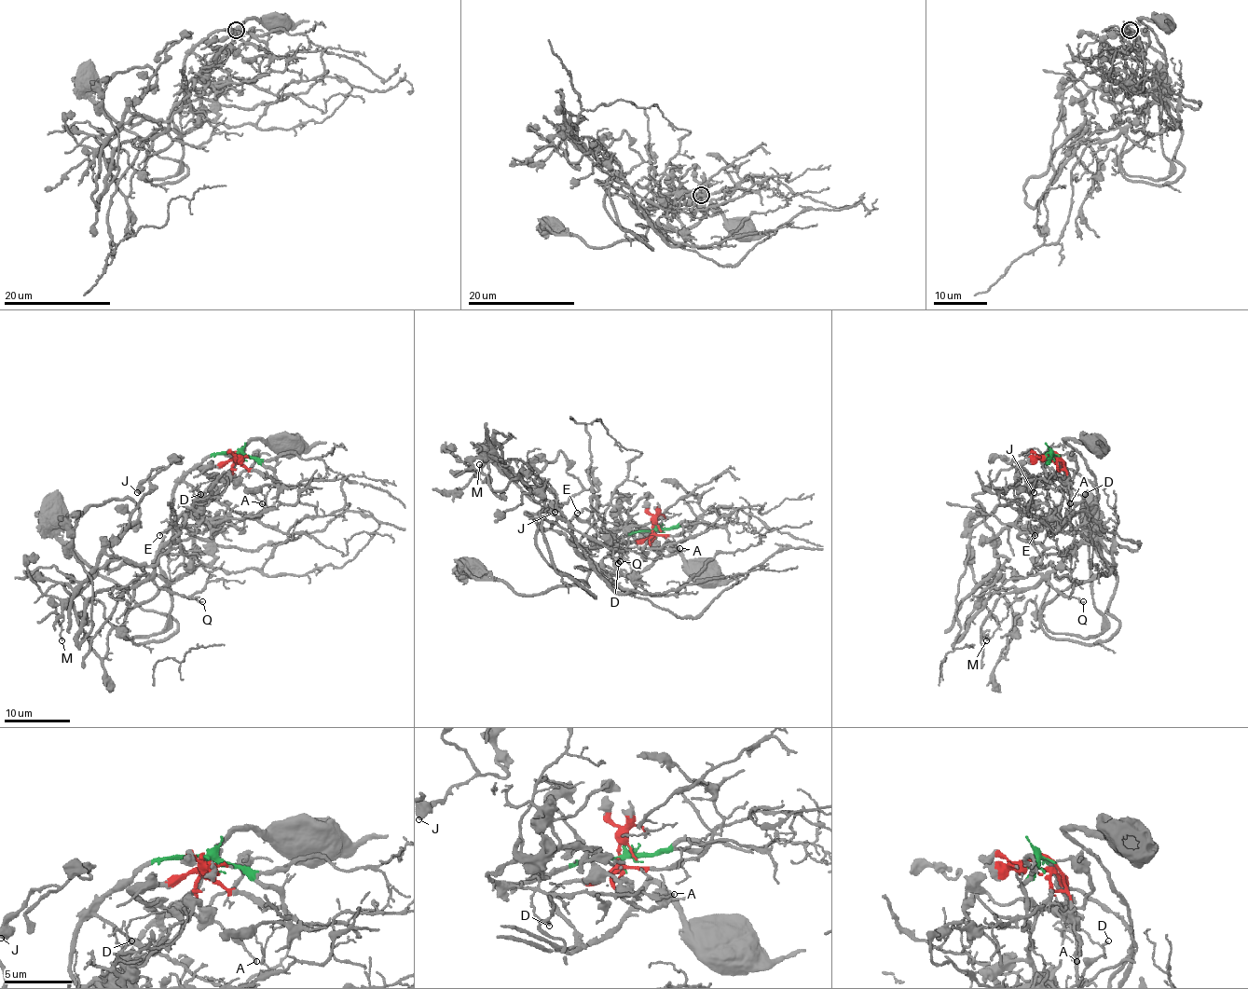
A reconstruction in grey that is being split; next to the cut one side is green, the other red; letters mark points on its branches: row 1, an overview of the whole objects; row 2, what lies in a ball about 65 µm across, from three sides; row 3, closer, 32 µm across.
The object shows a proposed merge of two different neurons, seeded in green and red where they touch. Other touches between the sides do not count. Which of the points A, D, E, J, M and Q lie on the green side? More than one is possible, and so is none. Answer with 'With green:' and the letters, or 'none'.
With green: D, J, M, Q

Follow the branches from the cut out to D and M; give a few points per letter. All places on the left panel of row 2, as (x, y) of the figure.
D: (238, 453), (212, 455), (185, 477), (193, 486), (193, 494), (201, 494)
M: (238, 453), (176, 486), (79, 642), (75, 522), (139, 517), (61, 640)

